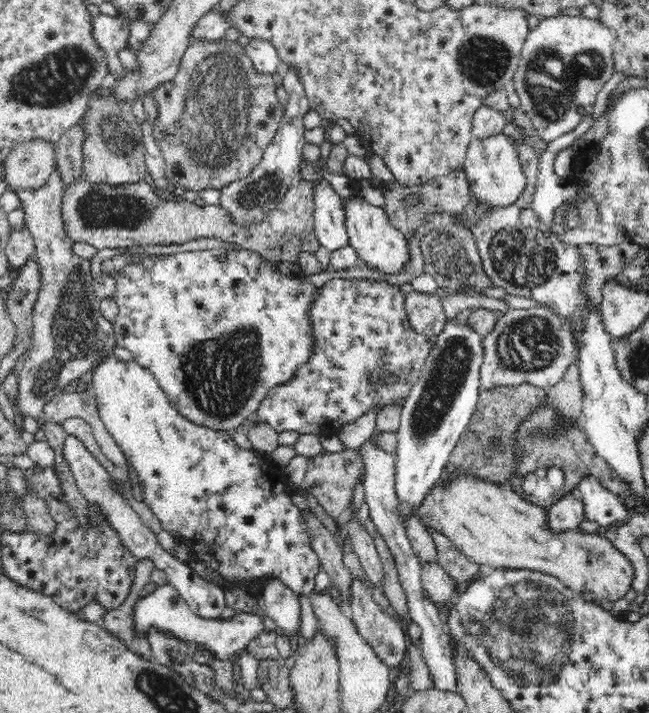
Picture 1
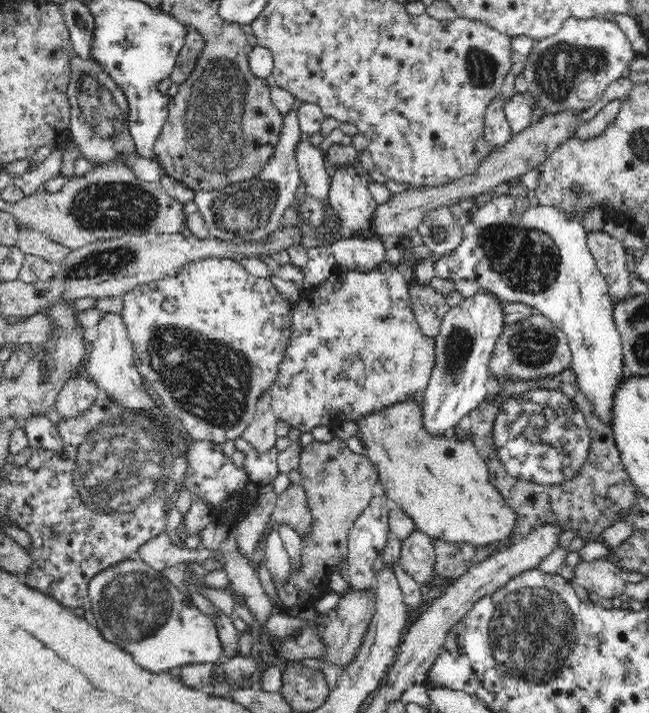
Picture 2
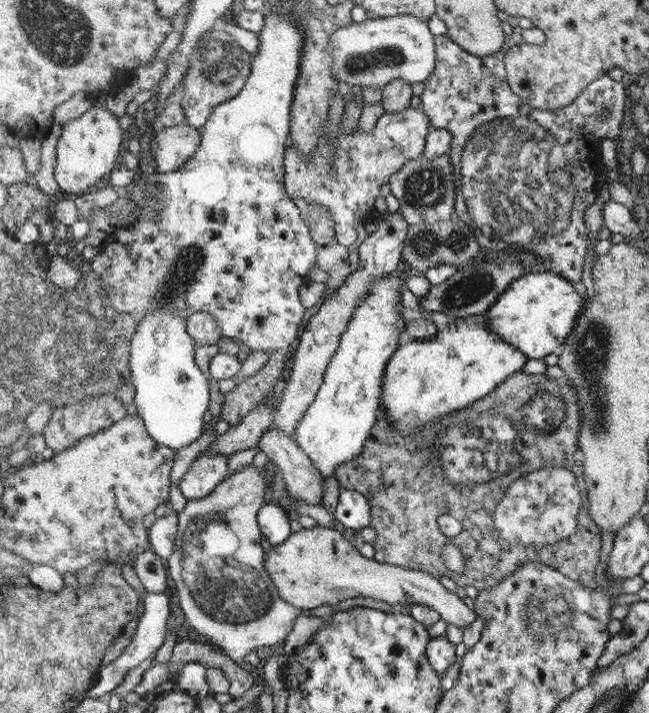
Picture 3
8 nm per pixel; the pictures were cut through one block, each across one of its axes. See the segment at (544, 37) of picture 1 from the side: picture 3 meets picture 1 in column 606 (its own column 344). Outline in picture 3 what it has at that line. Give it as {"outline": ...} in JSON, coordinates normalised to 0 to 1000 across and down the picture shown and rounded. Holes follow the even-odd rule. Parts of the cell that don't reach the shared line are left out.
{"outline":[[[638,21],[567,27],[555,32],[545,29],[513,48],[508,69],[513,76],[513,107],[522,115],[535,115],[541,123],[555,121],[558,126],[576,122],[589,129],[607,111],[622,111],[632,118],[650,116],[666,104],[673,87],[672,49],[656,29]]]}

